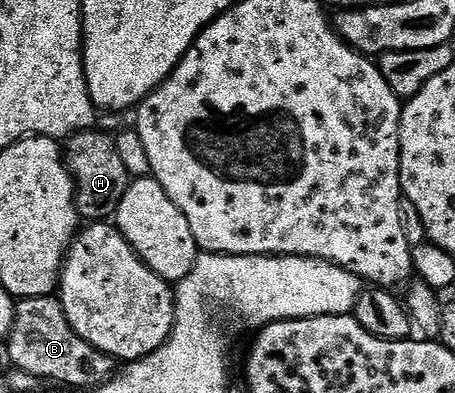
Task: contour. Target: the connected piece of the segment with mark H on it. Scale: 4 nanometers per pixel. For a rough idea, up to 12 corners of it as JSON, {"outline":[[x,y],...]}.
{"outline":[[114,138],[66,140],[80,220],[110,220],[133,181]]}

